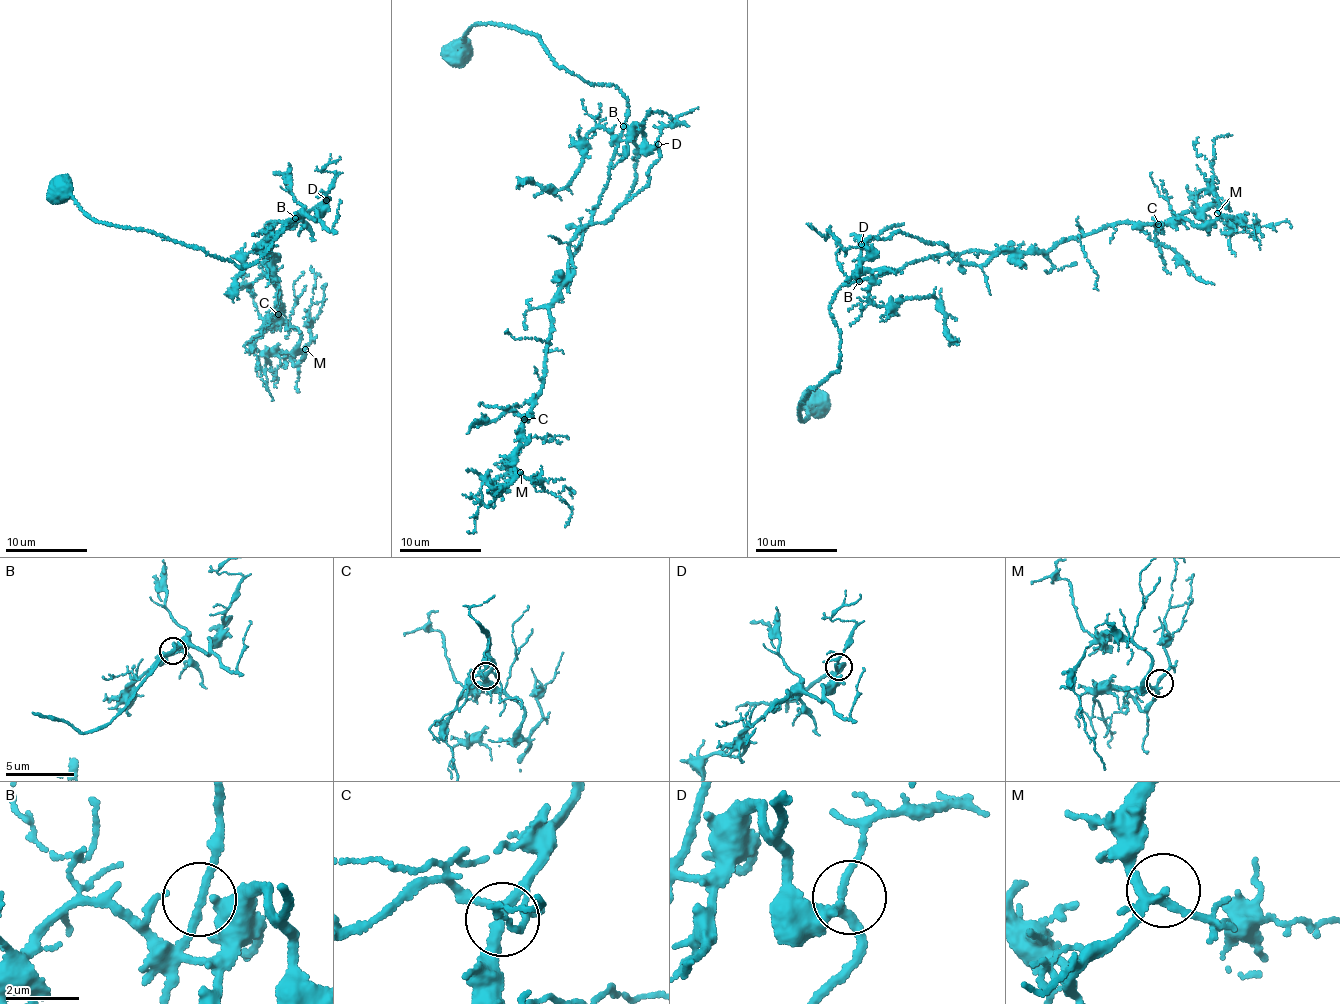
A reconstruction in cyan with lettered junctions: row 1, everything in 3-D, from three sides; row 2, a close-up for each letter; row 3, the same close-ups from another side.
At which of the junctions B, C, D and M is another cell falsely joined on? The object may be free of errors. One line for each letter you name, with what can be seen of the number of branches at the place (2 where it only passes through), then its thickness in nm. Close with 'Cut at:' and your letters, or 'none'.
Cut at: none

